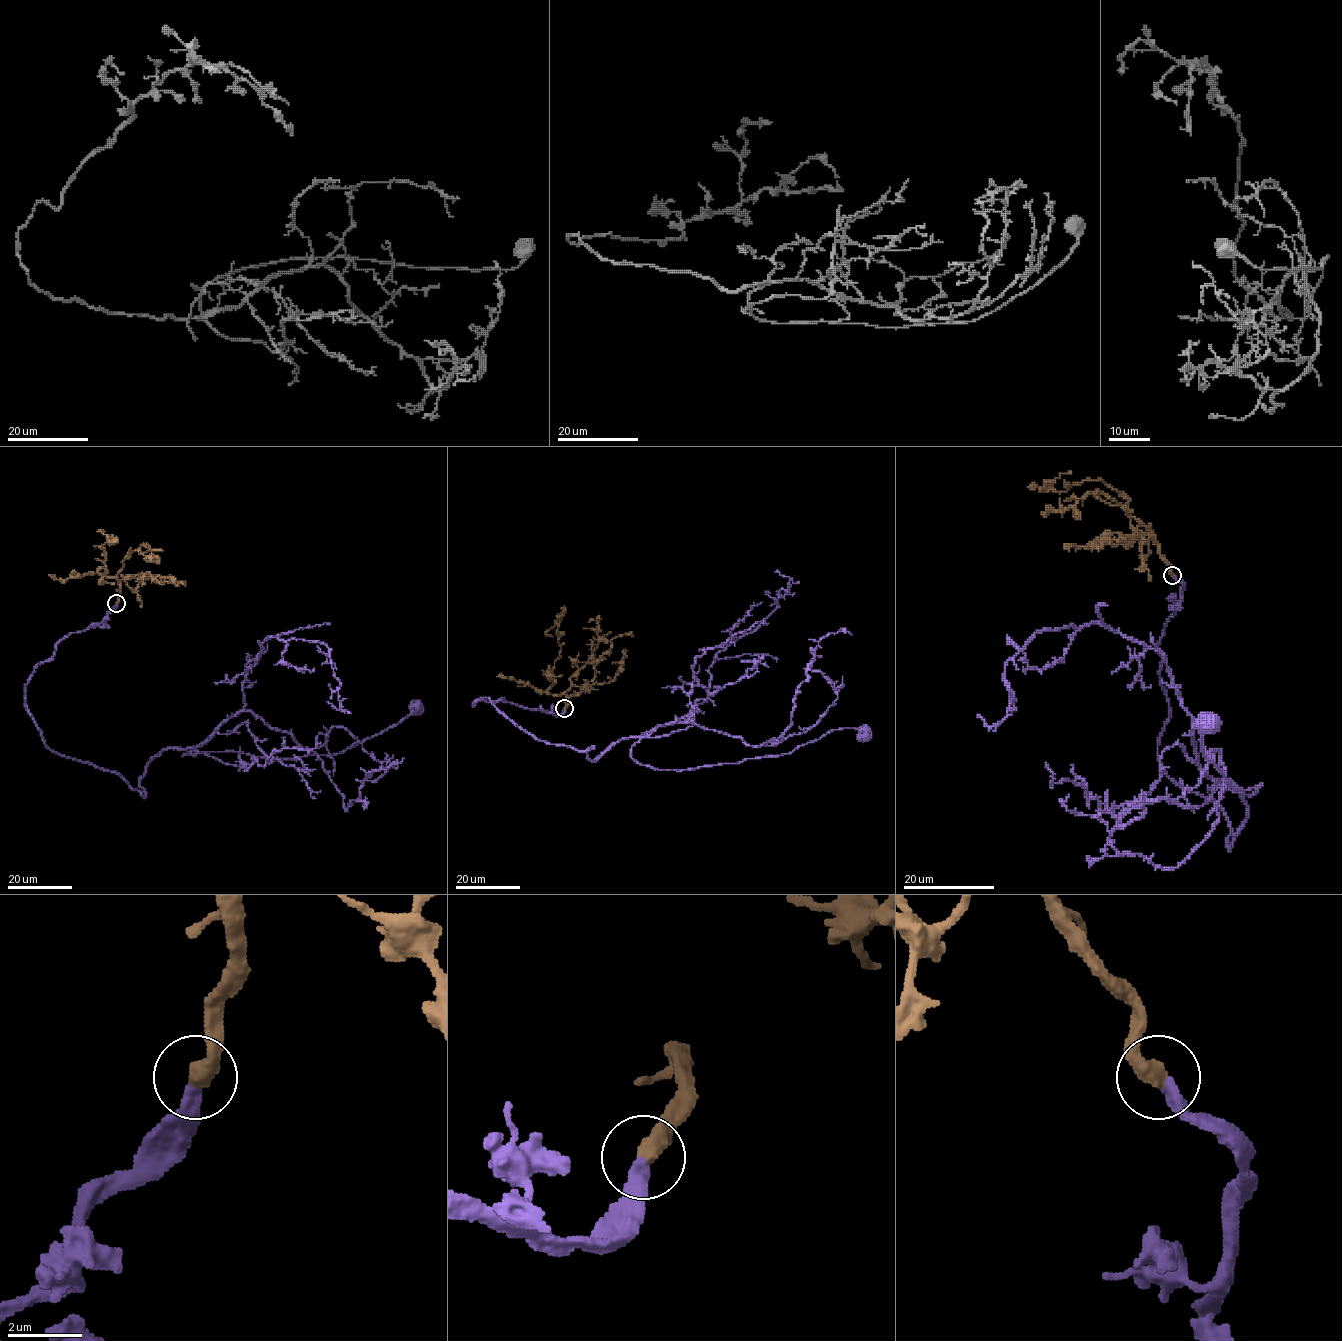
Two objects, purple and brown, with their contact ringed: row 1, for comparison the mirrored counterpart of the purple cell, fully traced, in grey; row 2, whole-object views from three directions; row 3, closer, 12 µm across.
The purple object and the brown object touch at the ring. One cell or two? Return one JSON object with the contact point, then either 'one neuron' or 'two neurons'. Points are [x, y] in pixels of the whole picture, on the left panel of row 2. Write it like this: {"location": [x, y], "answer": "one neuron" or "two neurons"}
{"location": [116, 603], "answer": "one neuron"}

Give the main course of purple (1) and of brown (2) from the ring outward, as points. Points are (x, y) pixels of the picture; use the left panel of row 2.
1: (116, 603), (40, 663), (25, 705), (51, 750), (144, 795), (165, 750), (340, 754), (417, 707)
2: (116, 603), (119, 582), (99, 572), (106, 569), (103, 546), (112, 535), (111, 542), (98, 531), (105, 531)

